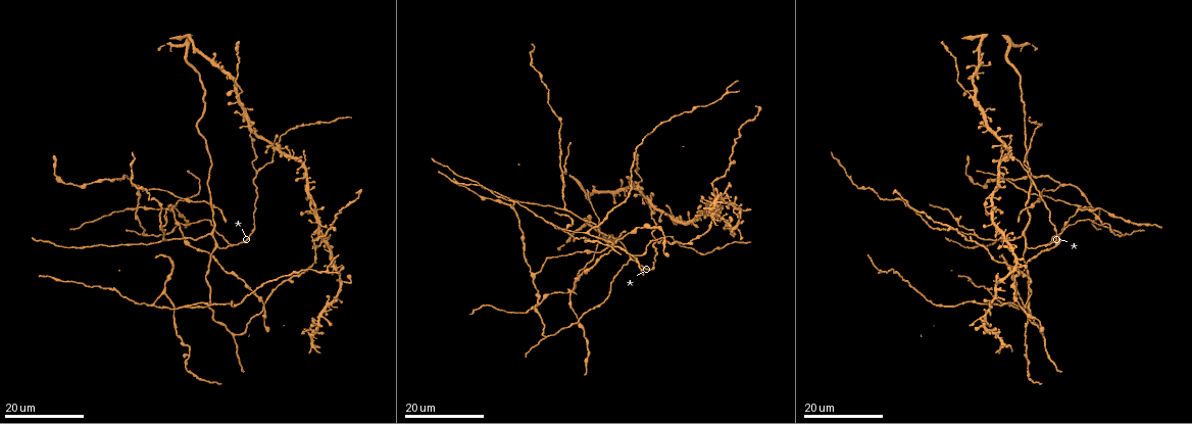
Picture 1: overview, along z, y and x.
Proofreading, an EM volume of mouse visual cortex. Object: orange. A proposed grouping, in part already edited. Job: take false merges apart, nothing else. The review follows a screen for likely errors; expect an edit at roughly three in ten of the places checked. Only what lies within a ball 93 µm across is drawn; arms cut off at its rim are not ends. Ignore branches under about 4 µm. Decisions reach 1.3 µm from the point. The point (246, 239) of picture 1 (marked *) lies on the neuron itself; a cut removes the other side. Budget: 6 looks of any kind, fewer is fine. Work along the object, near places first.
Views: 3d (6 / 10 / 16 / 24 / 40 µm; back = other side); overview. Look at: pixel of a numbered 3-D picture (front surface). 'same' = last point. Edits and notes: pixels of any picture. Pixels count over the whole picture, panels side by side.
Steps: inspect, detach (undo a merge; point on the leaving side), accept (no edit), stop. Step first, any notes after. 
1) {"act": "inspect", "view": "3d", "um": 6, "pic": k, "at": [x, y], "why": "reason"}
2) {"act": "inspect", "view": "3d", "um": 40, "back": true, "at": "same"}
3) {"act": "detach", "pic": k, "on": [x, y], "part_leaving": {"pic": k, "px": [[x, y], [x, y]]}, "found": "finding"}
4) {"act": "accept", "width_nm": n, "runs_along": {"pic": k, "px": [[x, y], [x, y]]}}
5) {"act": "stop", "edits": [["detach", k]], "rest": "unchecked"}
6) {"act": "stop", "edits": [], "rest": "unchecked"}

{"act": "inspect", "view": "3d", "um": 16, "pic": 1, "at": [1028, 305], "why": "small branch off a trunk"}

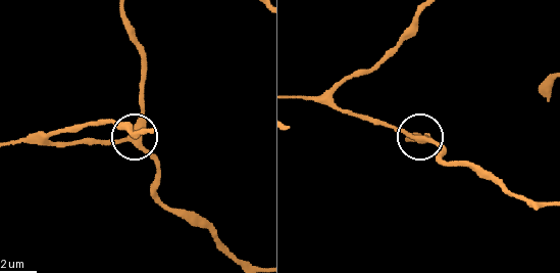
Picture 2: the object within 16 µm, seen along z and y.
{"act": "inspect", "view": "3d", "um": 6, "pic": 2, "at": [417, 138], "why": "closer look"}

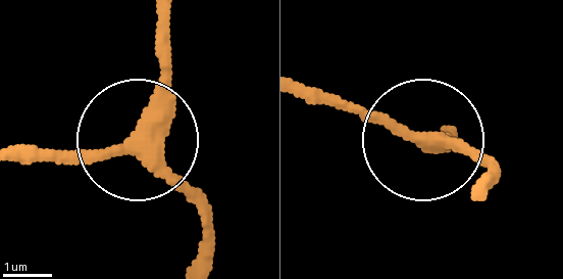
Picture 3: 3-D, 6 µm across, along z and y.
{"act": "inspect", "view": "3d", "um": 6, "back": true, "pic": 3, "at": [134, 146]}

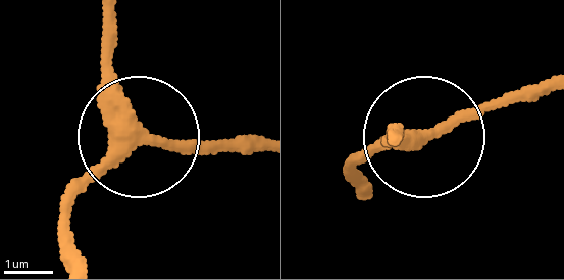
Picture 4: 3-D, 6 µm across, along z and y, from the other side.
{"act": "accept", "runs_along": {"pic": 4, "px": [[106, 17], [106, 90], [131, 127], [155, 139], [249, 139]]}, "found": "all the same neuron"}

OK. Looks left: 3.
{"act": "inspect", "view": "3d", "um": 24, "pic": 1, "at": [321, 315]}

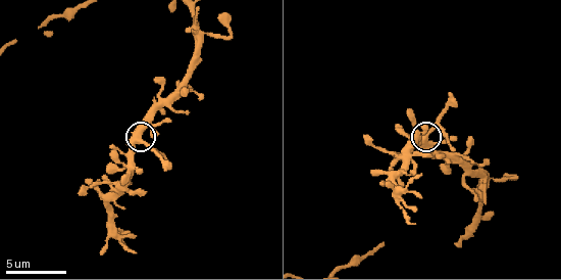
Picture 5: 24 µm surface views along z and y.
{"act": "inspect", "view": "3d", "um": 10, "pic": 5, "at": [137, 143]}

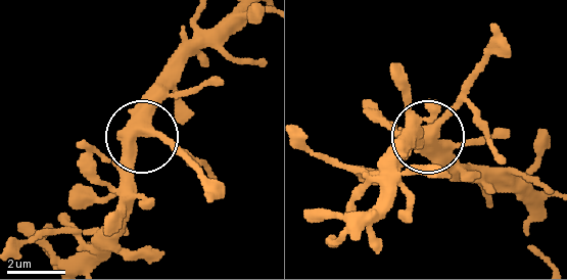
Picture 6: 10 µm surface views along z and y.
{"act": "accept", "found": "all the same neuron"}

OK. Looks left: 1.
{"act": "stop", "edits": [], "rest": "unchecked"}

